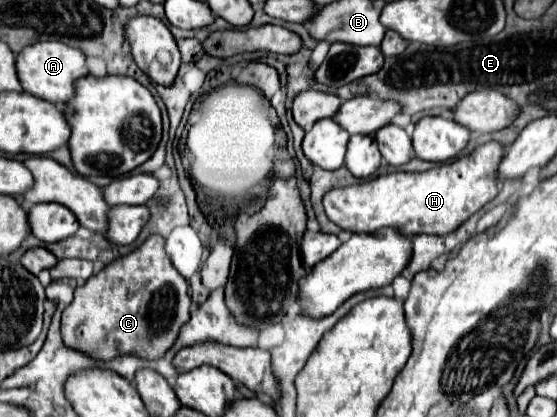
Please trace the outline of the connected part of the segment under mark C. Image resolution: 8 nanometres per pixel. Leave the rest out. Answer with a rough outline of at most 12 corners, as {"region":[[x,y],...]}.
{"region":[[149,236],[63,310],[63,342],[99,360],[161,358],[189,284]]}

